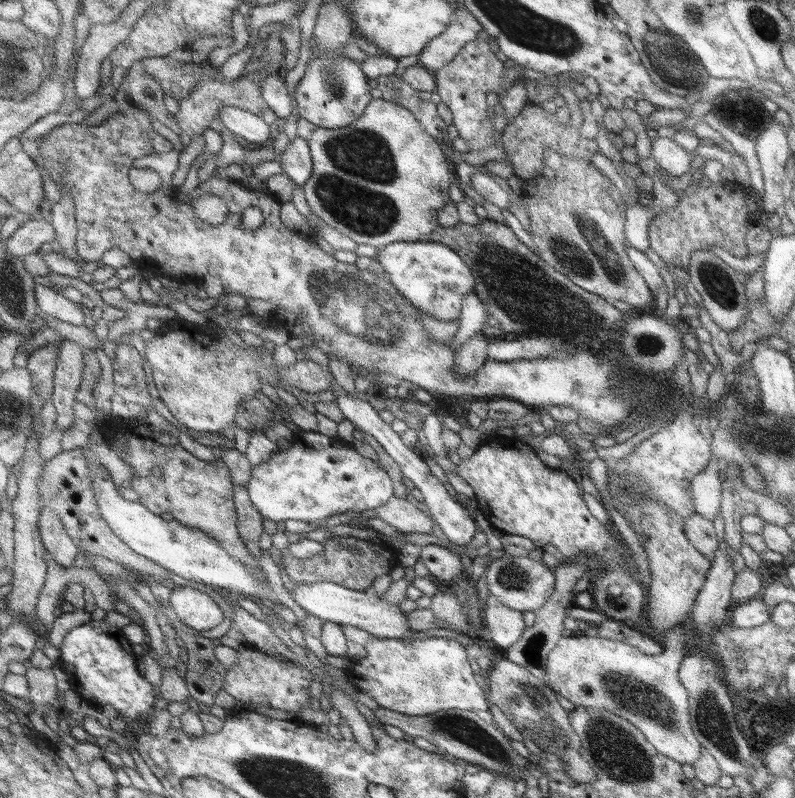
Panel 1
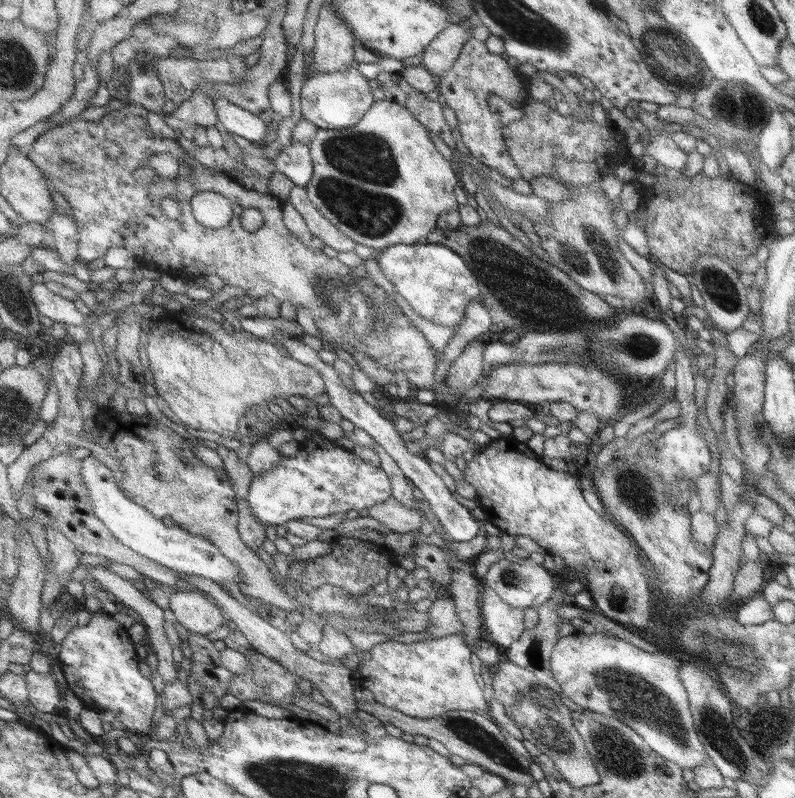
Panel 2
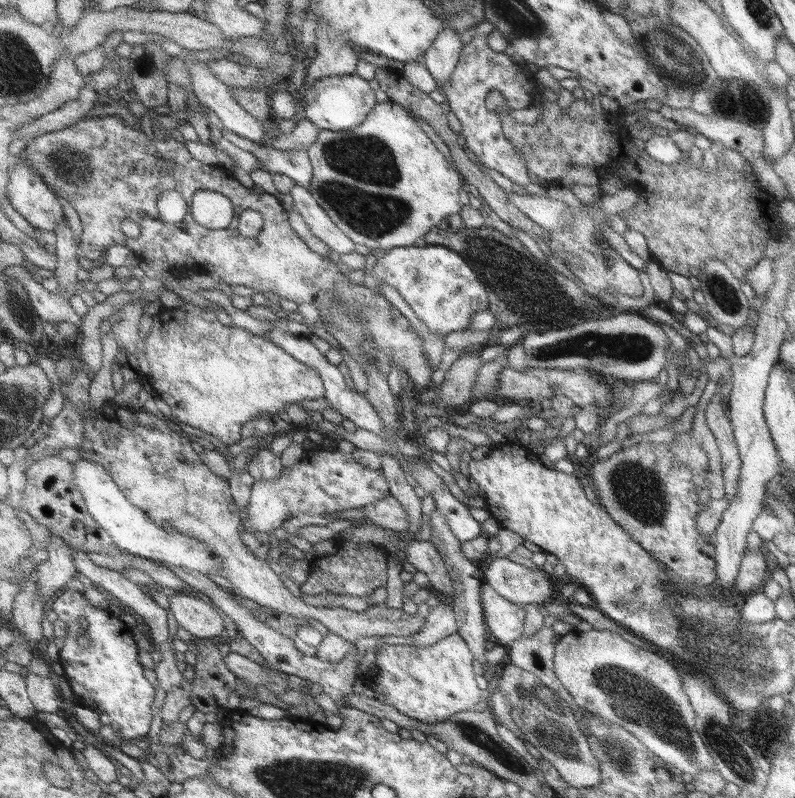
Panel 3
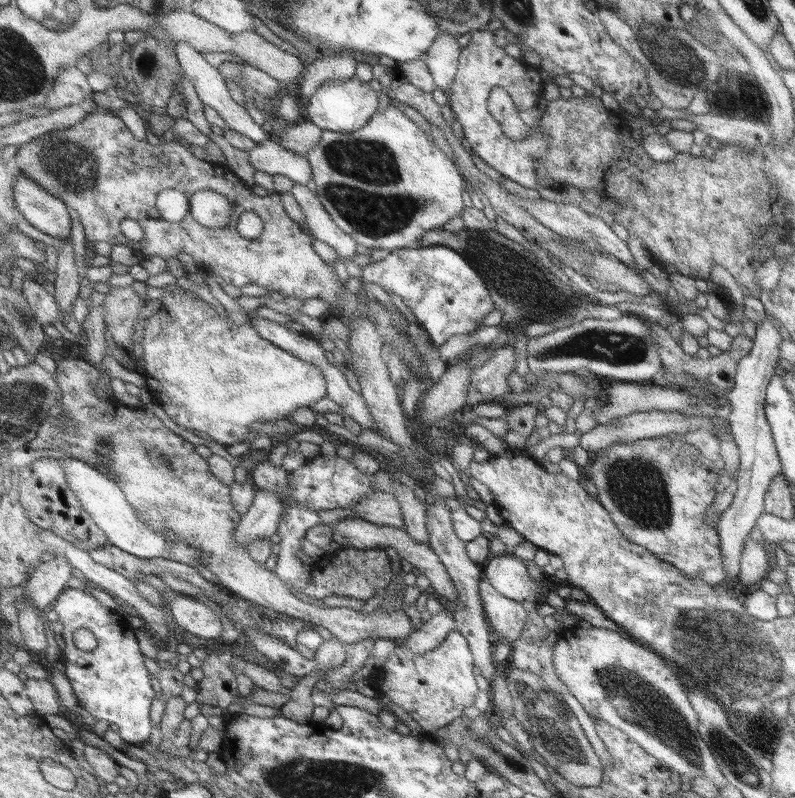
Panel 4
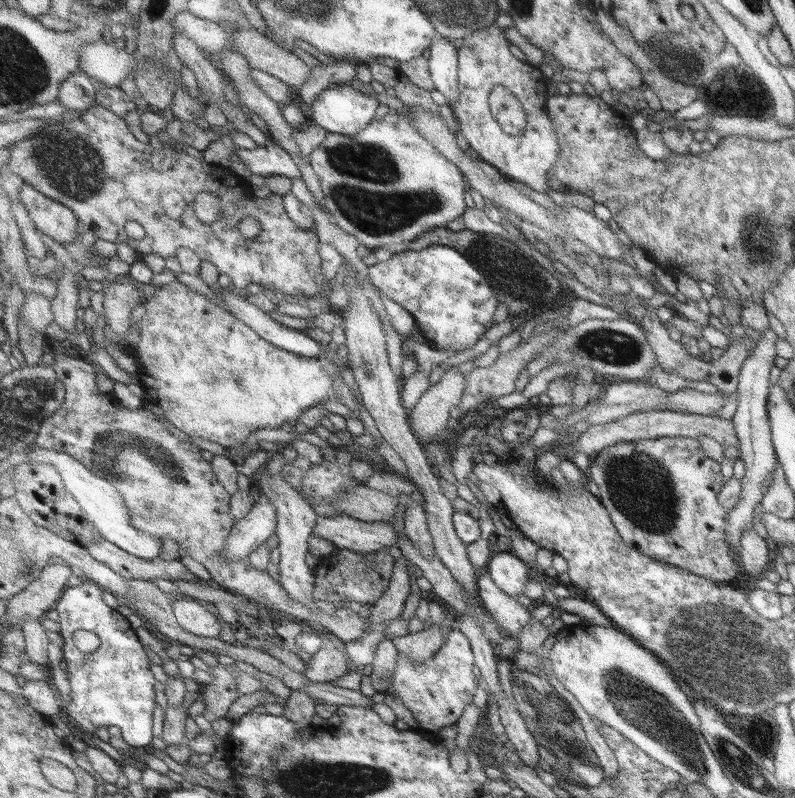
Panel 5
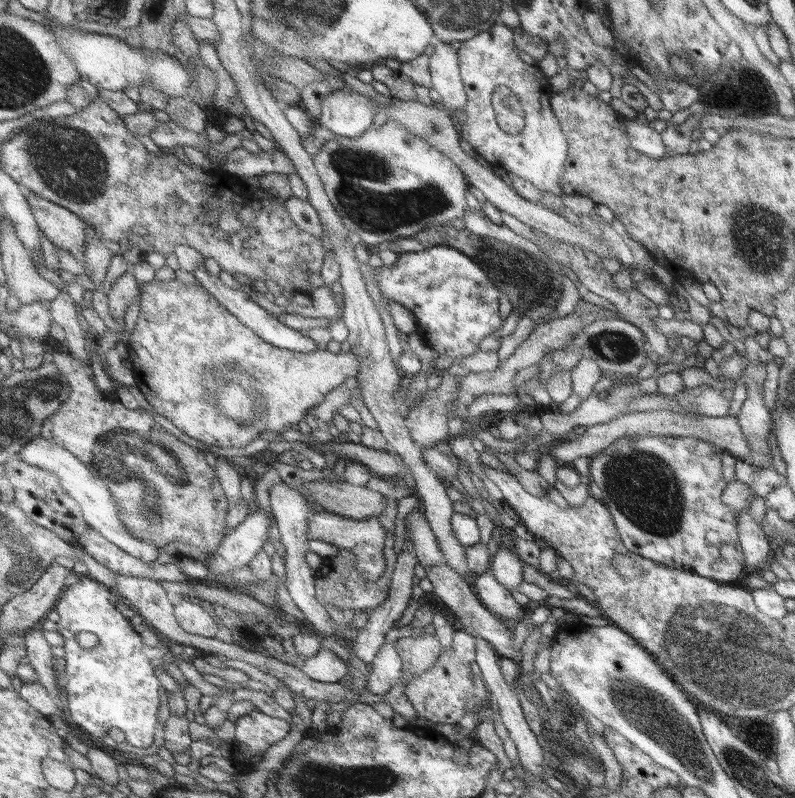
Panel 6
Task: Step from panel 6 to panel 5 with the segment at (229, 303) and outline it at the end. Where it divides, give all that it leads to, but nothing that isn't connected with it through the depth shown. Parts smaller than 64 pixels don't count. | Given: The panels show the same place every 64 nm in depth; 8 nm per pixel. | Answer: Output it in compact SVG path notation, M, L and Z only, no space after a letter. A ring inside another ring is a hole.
M226 289L221 292L224 296L217 296L224 302L224 307L271 344L303 358L319 358L321 352L324 352L317 340L281 324L271 313L252 306L245 297L239 297L236 290Z

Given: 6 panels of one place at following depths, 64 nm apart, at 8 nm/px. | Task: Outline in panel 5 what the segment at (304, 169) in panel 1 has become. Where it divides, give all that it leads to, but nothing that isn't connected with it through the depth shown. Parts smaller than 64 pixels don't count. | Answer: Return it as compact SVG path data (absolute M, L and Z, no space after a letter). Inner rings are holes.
M271 141L266 146L257 147L254 150L237 150L247 169L255 176L265 178L270 175L287 176L293 181L302 180L299 164L285 148Z

